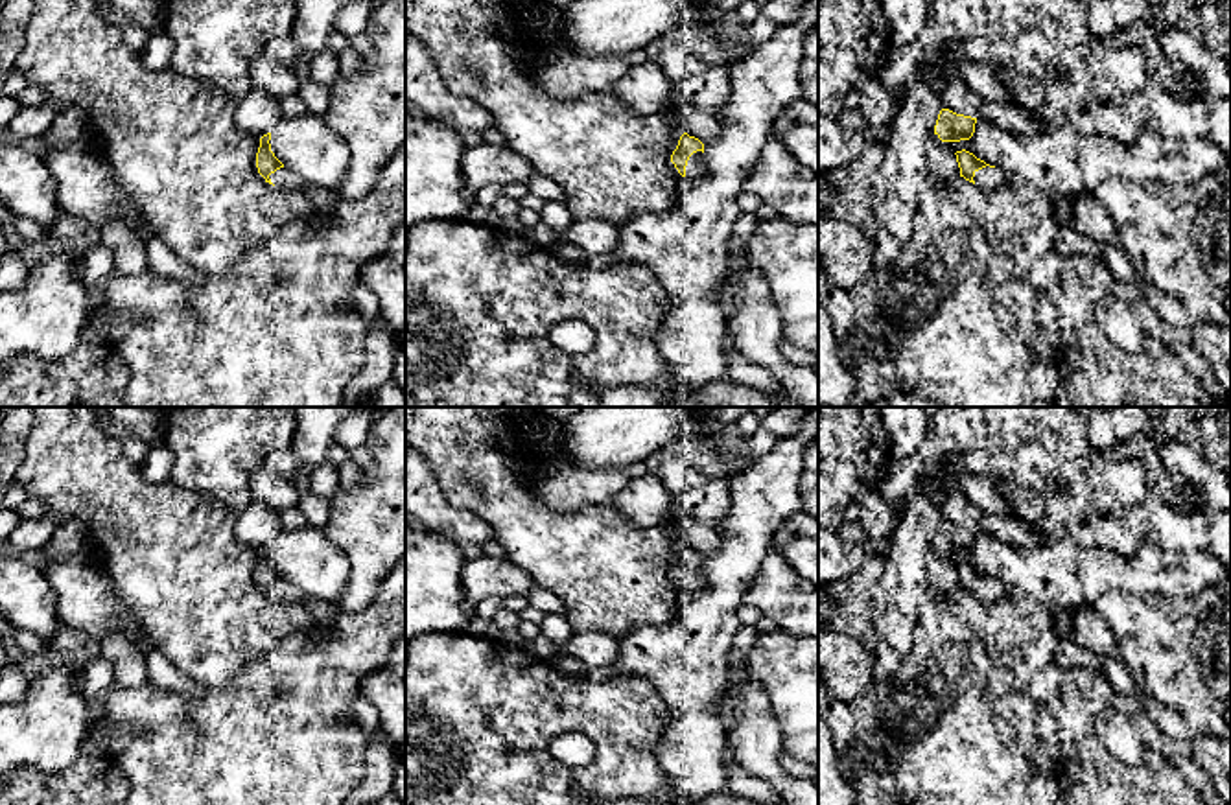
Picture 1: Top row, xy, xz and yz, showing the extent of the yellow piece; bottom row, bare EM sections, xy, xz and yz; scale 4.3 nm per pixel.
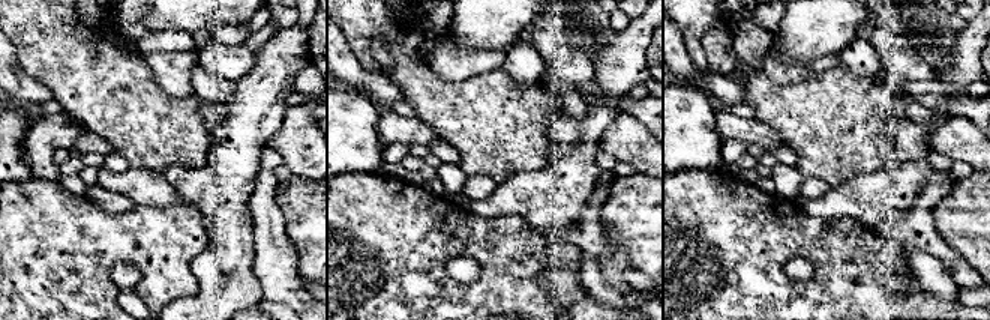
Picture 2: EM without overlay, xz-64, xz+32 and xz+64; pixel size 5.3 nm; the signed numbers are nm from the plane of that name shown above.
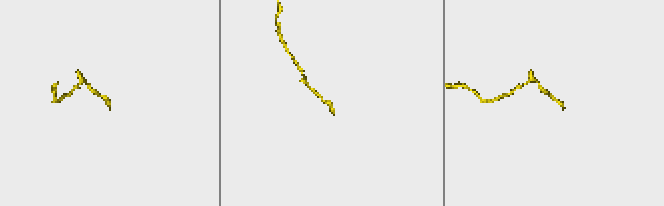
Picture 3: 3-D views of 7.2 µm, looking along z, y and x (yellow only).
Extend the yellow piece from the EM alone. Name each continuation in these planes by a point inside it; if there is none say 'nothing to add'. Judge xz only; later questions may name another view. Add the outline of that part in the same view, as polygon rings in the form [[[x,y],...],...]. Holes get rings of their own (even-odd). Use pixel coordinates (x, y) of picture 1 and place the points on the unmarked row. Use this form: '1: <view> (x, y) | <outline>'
1: xz (695, 577) | [[[697,564],[687,573],[686,589],[702,589],[702,588],[704,588],[704,566]]]

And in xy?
1: xy (282, 590) | [[[287,580],[276,582],[275,586],[269,588],[269,591],[276,601],[300,602],[302,604],[306,599],[306,595]]]

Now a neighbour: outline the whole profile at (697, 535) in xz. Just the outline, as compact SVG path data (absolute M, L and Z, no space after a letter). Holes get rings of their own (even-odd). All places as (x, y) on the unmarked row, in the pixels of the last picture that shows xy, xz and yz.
M673 508L665 510L660 525L689 549L698 551L704 558L715 554L721 547L715 525L708 525L693 518L680 518L673 512Z

